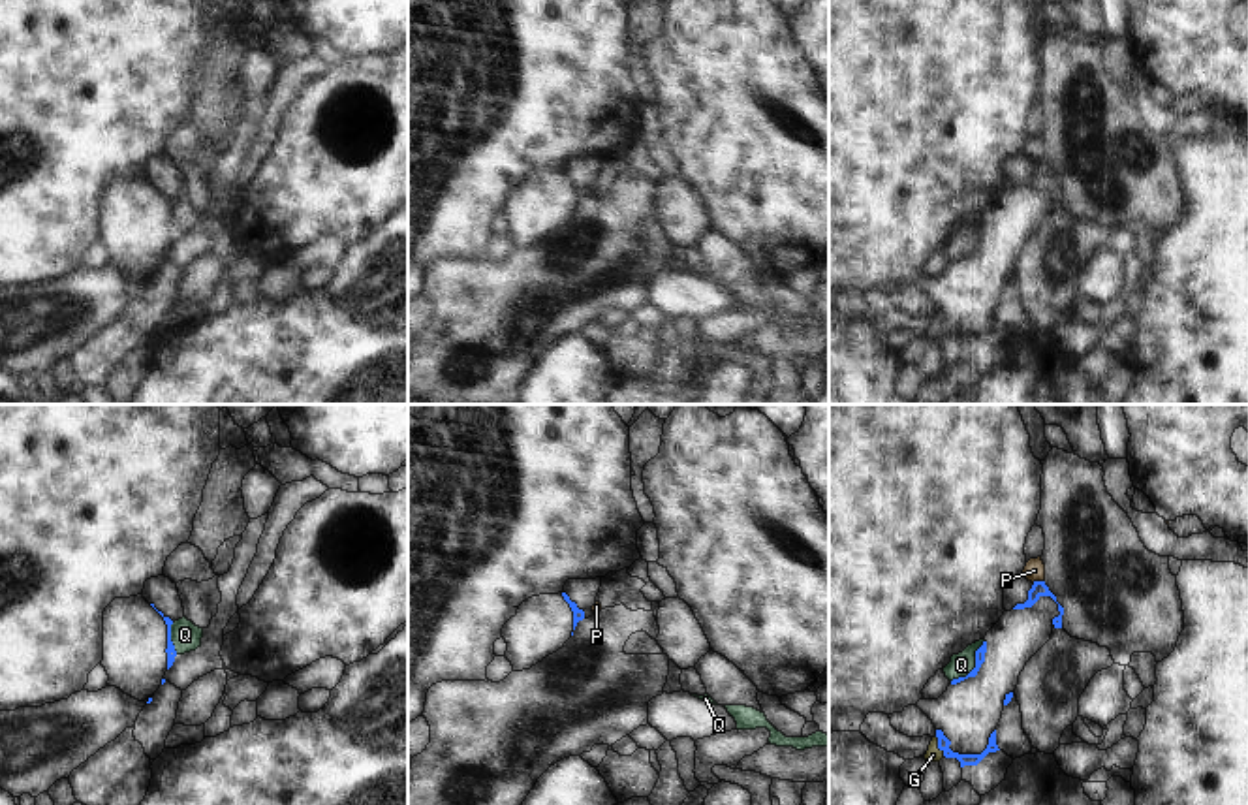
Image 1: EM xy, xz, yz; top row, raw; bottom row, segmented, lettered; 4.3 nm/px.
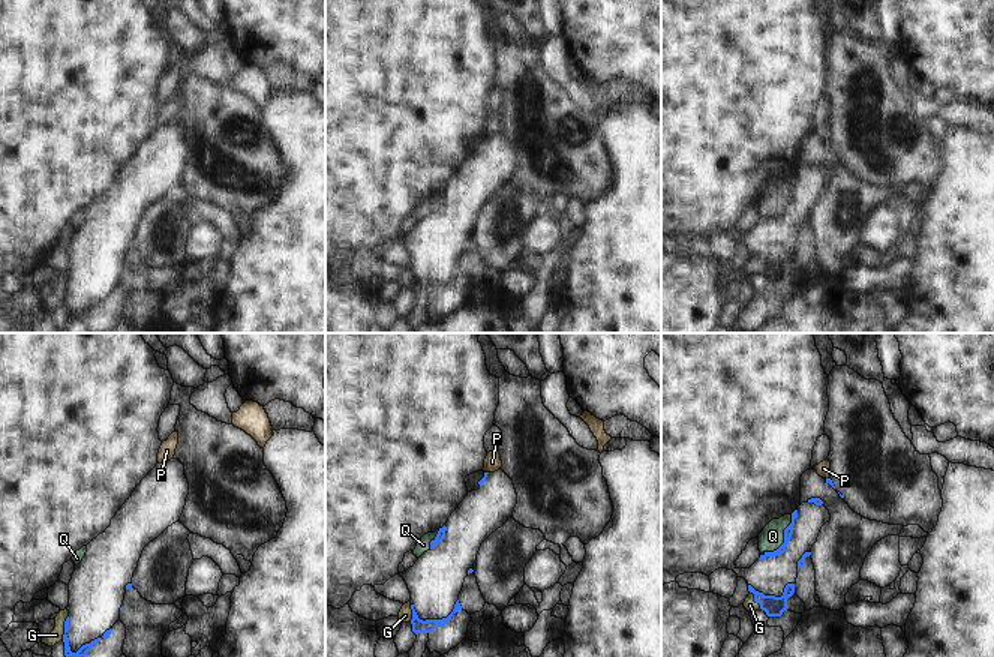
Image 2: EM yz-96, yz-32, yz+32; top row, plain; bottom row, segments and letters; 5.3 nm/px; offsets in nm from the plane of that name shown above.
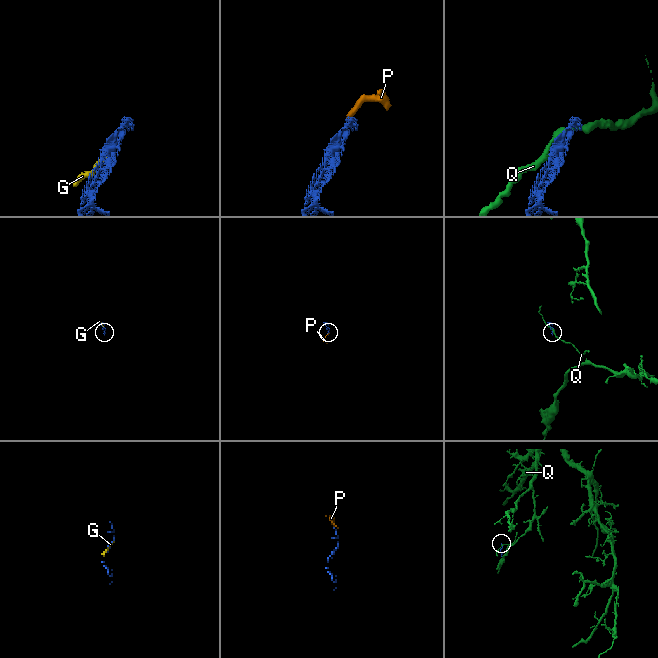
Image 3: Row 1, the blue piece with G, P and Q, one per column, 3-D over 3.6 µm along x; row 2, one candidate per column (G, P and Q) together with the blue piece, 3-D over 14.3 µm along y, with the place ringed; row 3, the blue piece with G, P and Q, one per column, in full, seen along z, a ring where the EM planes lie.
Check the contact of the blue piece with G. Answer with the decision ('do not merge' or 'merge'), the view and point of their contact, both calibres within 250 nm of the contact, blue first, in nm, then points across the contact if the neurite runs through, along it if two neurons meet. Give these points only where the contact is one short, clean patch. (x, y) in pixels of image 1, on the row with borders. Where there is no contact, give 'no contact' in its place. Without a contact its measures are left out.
do not merge | yz (938, 745) | 50/60 nm

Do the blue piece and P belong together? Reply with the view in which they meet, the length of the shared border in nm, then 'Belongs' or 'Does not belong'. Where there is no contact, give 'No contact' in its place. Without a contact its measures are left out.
Touches blue in yz. Shared border 50 nm. Does not belong.

